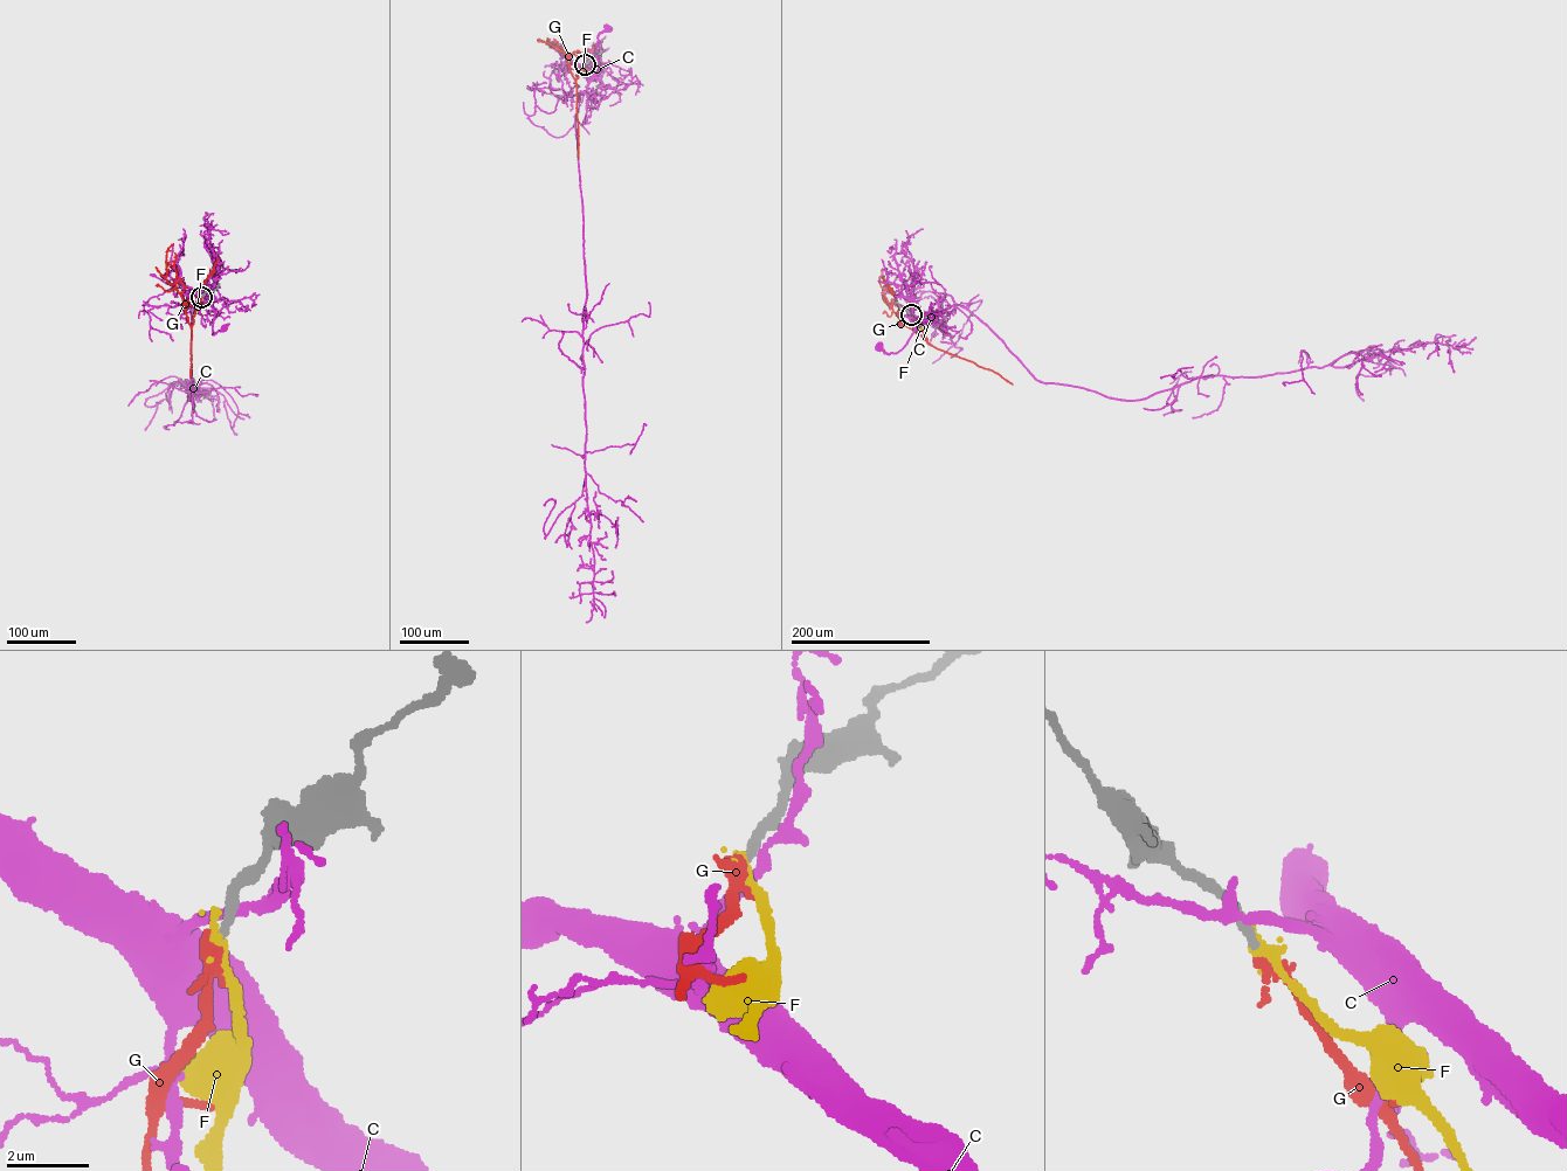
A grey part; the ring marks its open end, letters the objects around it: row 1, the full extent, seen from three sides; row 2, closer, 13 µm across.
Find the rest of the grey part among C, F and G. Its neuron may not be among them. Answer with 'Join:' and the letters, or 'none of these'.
Join: G

